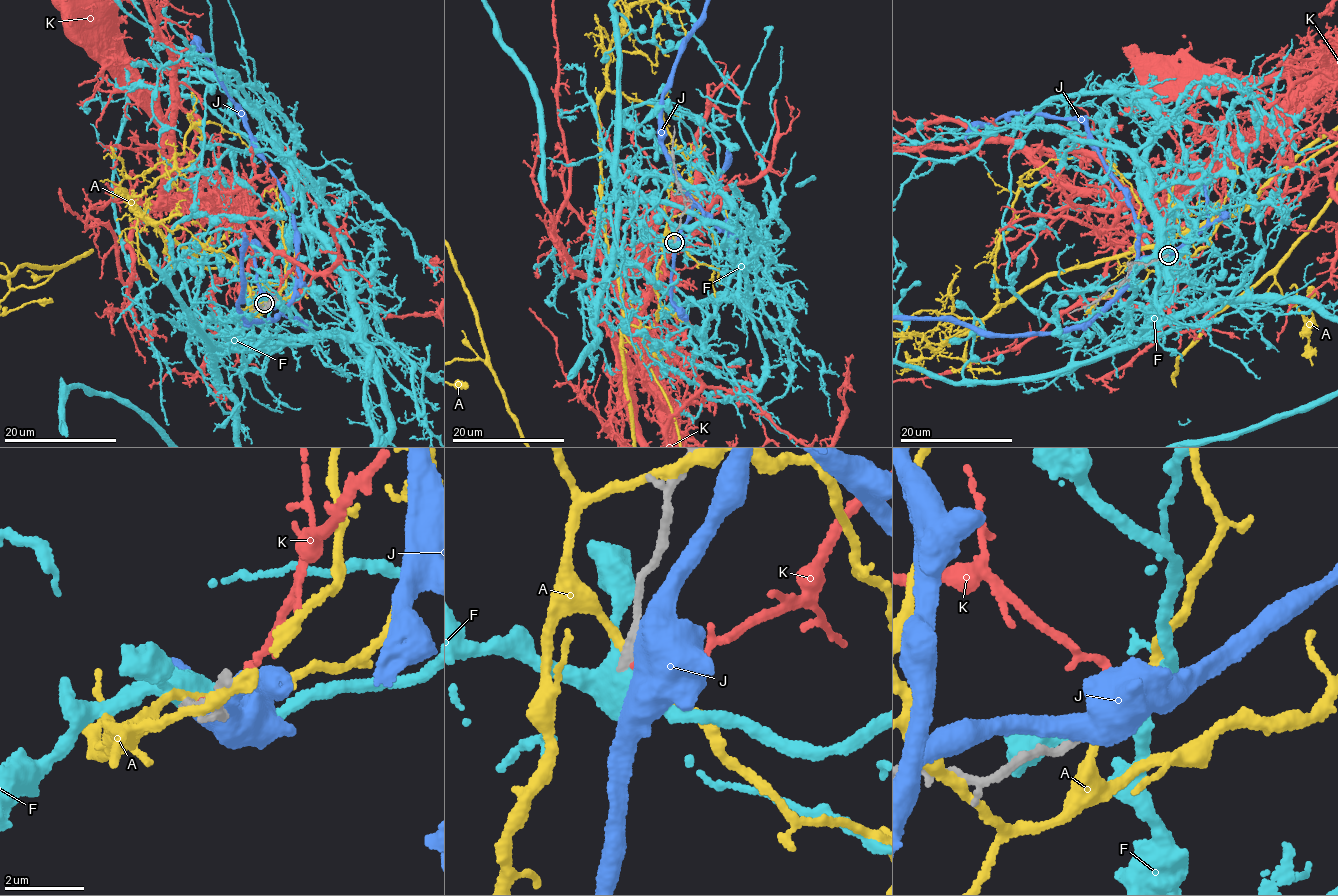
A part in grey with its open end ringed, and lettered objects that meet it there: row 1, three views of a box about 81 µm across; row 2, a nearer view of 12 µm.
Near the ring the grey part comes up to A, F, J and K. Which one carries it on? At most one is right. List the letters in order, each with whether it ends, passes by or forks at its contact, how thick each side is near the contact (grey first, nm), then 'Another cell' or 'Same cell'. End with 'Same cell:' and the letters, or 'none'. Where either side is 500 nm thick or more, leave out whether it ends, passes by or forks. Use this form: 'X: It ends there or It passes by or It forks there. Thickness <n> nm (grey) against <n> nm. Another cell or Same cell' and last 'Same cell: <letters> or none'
A: It passes by. Thickness 300 nm (grey) against 200 nm. Another cell
F: Thickness 300 nm (grey) against 550 nm. Another cell
J: Thickness 320 nm (grey) against 750 nm. Another cell
K: It ends there. Thickness 300 nm (grey) against 170 nm. Another cell
Same cell: none

